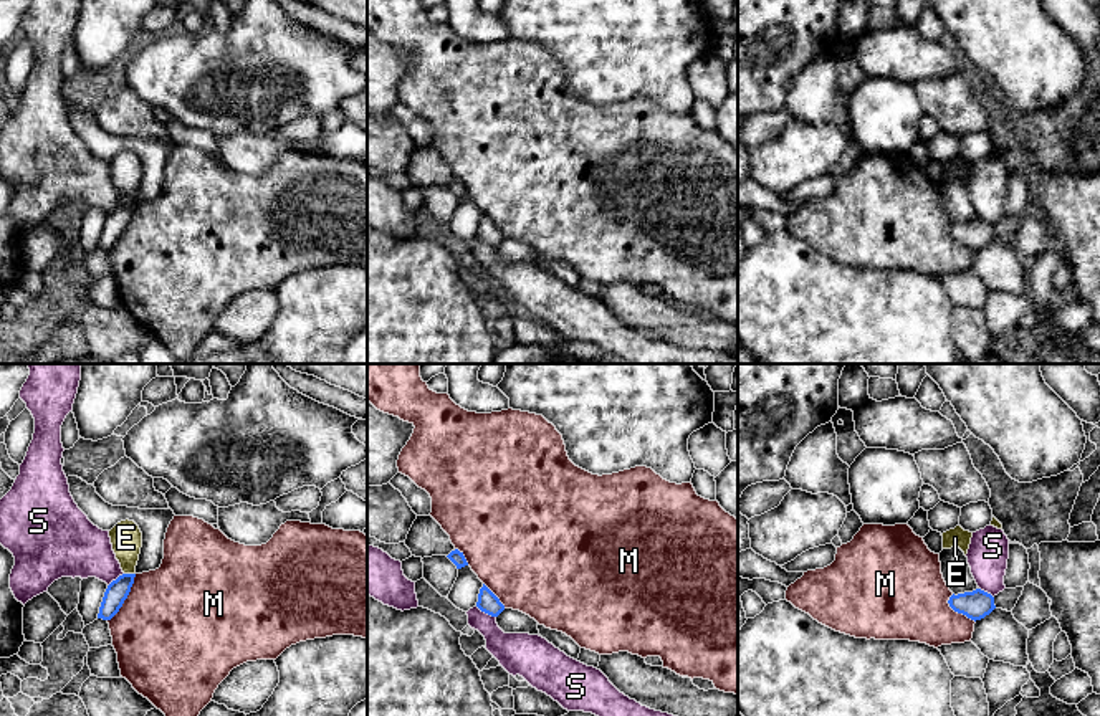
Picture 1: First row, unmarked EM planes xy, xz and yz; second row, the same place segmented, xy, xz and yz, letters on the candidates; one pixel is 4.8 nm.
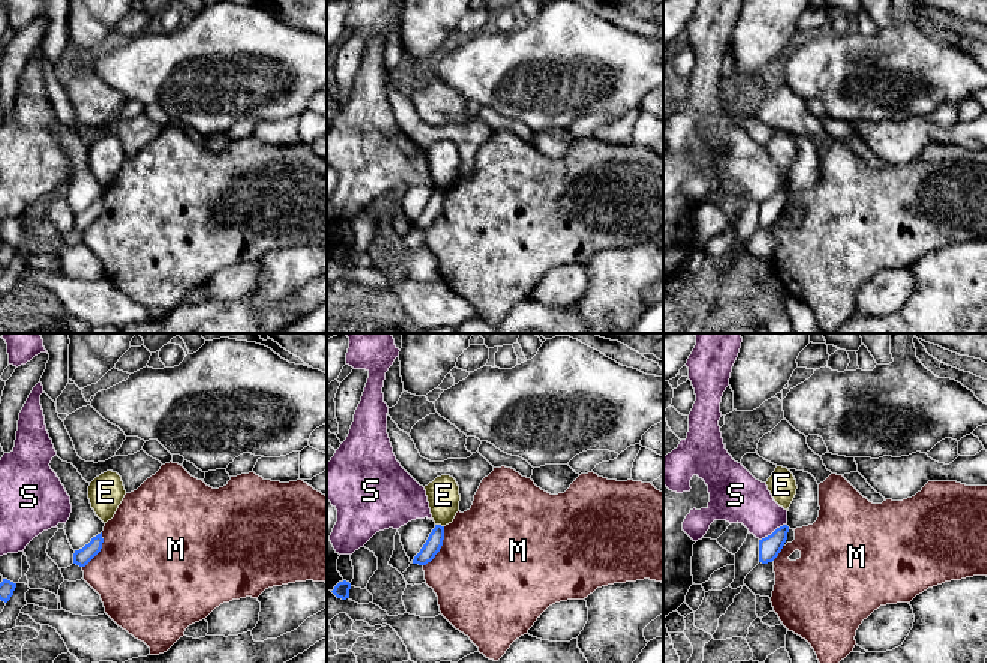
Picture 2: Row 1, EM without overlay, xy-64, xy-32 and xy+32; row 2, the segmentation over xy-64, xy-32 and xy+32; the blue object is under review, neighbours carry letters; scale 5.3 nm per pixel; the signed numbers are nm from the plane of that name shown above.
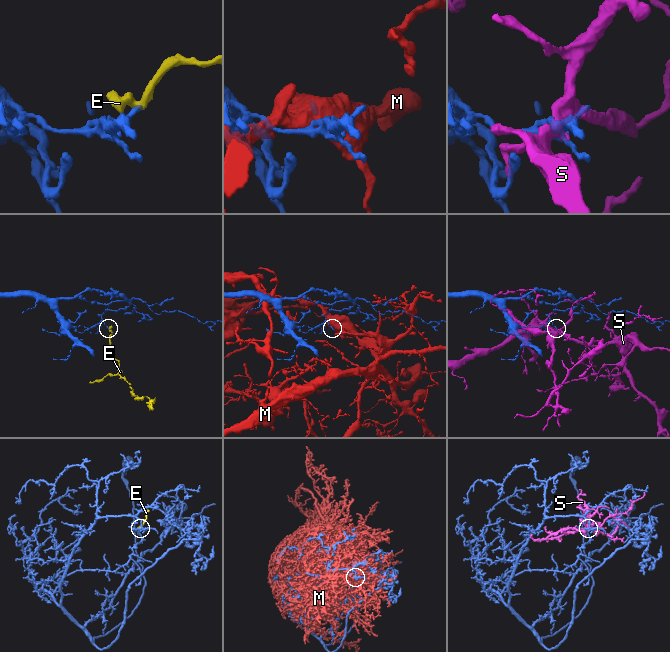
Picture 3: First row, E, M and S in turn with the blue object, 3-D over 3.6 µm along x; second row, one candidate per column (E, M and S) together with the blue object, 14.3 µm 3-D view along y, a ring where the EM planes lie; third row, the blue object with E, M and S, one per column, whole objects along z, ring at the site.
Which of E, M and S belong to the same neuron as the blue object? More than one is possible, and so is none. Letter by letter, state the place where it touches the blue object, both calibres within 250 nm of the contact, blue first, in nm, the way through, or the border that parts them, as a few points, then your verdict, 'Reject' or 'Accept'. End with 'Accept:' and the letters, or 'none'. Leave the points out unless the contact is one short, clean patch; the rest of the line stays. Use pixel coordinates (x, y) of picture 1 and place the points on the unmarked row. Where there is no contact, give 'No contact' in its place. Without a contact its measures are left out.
E: Touches blue at xy (129, 204). Thickness 110 nm (blue) against 160 nm. Boundary: xy (124, 202), (134, 204). Reject
M: Touches blue at xy (126, 227). Thickness 110 nm (blue) against 500 nm. Reject
S: Touches blue at xz (487, 242). Thickness 100 nm (blue) against 190 nm. Reject
Accept: none

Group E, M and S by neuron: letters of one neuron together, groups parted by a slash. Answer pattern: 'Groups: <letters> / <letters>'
Groups: E / M / S

